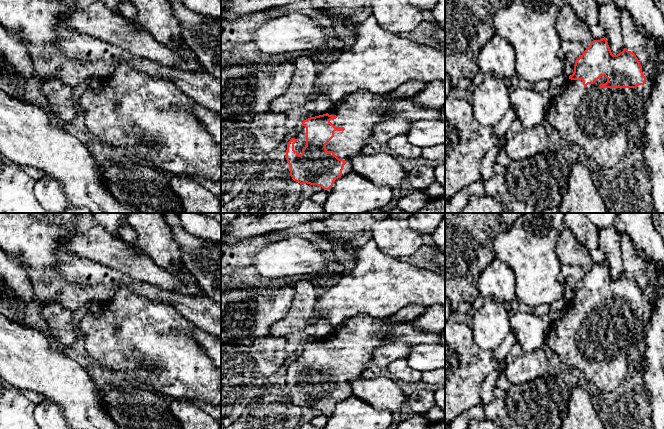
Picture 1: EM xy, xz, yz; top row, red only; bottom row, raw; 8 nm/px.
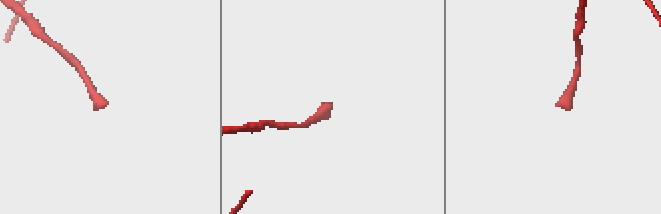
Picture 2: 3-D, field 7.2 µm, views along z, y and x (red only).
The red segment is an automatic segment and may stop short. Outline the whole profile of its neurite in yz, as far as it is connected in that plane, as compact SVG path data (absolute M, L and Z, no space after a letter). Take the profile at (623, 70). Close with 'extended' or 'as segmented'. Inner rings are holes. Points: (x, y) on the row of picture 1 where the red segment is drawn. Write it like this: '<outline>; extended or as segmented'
M606 38L593 40L576 60L574 72L569 76L566 89L558 94L549 107L545 120L557 130L564 146L578 145L600 168L612 168L626 153L630 139L630 124L642 114L642 93L637 87L646 84L646 77L636 55L623 49L613 55Z; extended

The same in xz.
M358 91L348 95L328 113L304 120L300 132L287 143L285 158L292 179L329 190L336 179L353 171L350 159L362 154L374 126L383 122L382 116L391 109L383 95Z; extended

